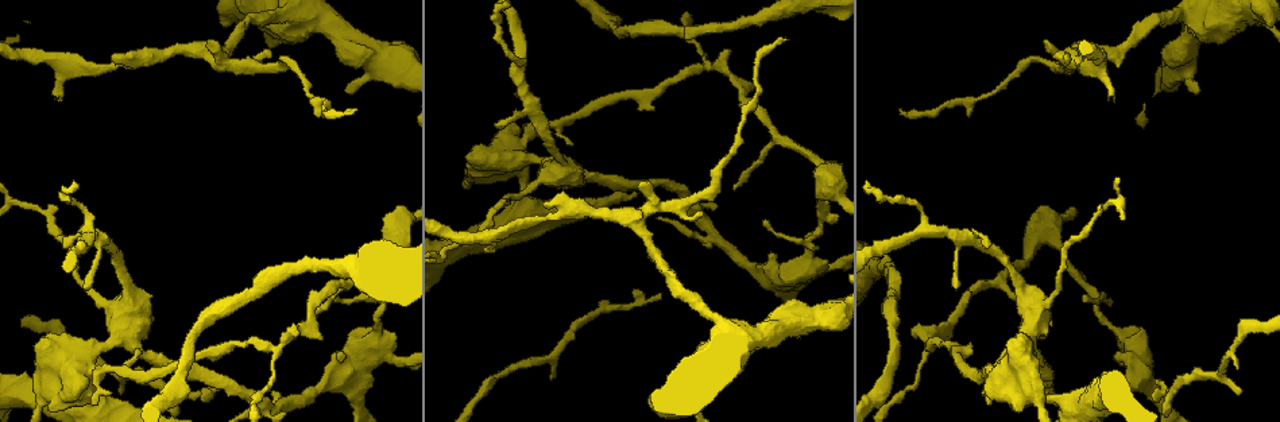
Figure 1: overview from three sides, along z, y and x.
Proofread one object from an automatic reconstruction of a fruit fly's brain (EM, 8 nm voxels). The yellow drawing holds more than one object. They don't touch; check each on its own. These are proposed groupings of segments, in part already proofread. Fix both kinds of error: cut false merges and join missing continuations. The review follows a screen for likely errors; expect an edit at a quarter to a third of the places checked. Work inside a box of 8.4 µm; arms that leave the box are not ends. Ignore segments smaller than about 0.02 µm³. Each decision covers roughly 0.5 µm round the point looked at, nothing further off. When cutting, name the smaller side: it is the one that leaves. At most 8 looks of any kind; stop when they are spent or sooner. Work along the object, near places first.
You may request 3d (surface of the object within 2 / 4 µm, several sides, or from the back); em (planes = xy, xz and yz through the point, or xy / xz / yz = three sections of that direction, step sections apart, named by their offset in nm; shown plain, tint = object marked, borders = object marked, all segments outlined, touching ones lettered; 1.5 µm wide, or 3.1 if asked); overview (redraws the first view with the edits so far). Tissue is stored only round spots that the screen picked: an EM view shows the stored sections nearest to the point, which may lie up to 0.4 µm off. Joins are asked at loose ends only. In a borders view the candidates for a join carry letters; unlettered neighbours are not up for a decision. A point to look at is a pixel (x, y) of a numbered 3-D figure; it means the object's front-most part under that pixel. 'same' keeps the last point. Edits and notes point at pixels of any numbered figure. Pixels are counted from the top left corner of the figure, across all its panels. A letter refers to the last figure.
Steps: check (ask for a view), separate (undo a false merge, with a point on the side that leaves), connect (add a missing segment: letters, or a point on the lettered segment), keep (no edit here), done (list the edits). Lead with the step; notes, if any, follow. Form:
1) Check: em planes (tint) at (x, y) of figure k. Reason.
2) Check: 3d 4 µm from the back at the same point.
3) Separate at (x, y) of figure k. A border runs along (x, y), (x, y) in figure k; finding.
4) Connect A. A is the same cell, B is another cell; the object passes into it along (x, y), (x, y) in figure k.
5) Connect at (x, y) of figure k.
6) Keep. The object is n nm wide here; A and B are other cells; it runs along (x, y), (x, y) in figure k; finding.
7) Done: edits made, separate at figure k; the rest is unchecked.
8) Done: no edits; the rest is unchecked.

Check: em xz step 8 (borders) at (698, 68) of figure 1. Three arms meet.

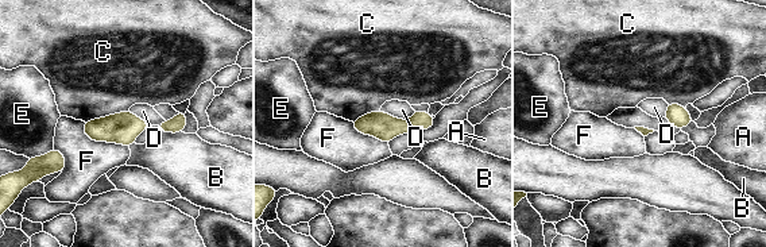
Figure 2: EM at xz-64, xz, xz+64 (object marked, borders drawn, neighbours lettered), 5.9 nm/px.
Keep. The longest contact is with F, 320 nm; A, B, C, D, E and F are other cells; a border runs along (380, 110), (402, 119), (414, 112) in figure 2; continuous, no second neuron.

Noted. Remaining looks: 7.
Check: em xz step 8 (tint) at (494, 250) of figure 1. Free end.

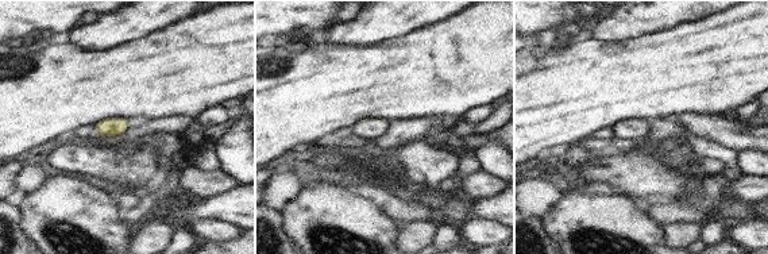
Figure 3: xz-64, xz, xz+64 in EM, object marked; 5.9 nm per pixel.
Check: em planes (borders) at the same point.

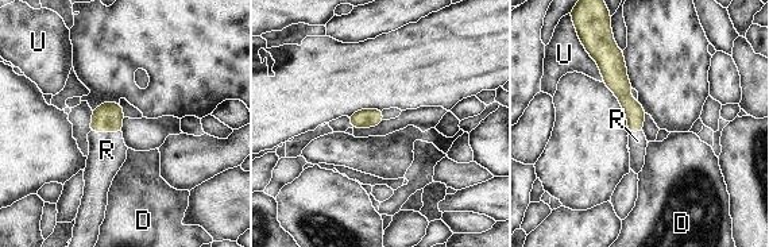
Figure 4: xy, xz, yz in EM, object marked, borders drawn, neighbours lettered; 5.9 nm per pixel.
Connect R. R is the same cell, D and U are other cells; the object passes into it along (107, 118), (105, 131), (107, 150) in figure 4; the neuron continues.

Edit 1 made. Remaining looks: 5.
Check: overview.

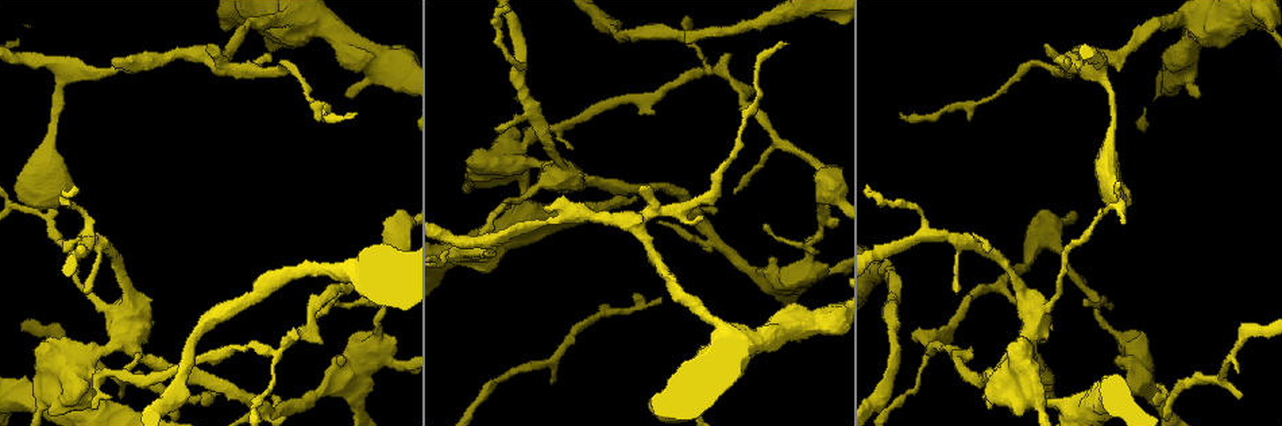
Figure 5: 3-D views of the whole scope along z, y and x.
Check: em xy step 8 (tint) at (699, 214) of figure 5. Free end.

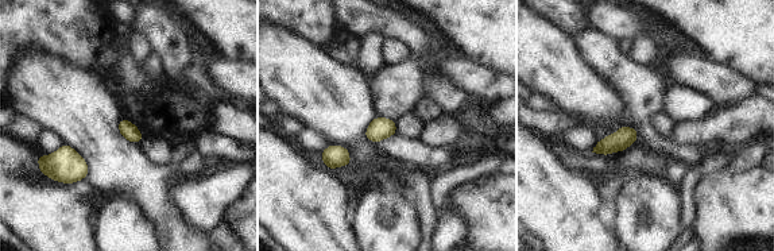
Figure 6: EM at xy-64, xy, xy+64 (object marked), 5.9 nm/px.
Check: em planes (borders) at the same point.

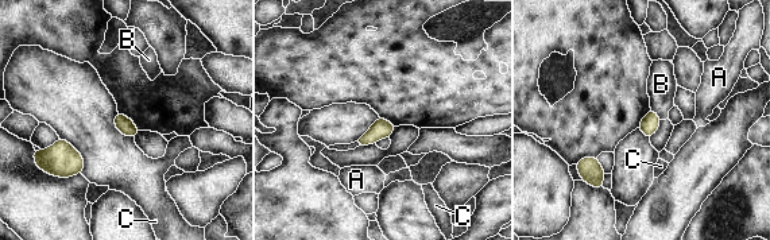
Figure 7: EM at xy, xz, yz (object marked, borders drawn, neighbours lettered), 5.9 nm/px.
Keep. A, B and C are other cells; a border runs along (650, 109), (661, 119) in figure 7; no lettered segment goes on from it.

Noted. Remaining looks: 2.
Done: edits made, connect at figure 4; the rest is unchecked.

